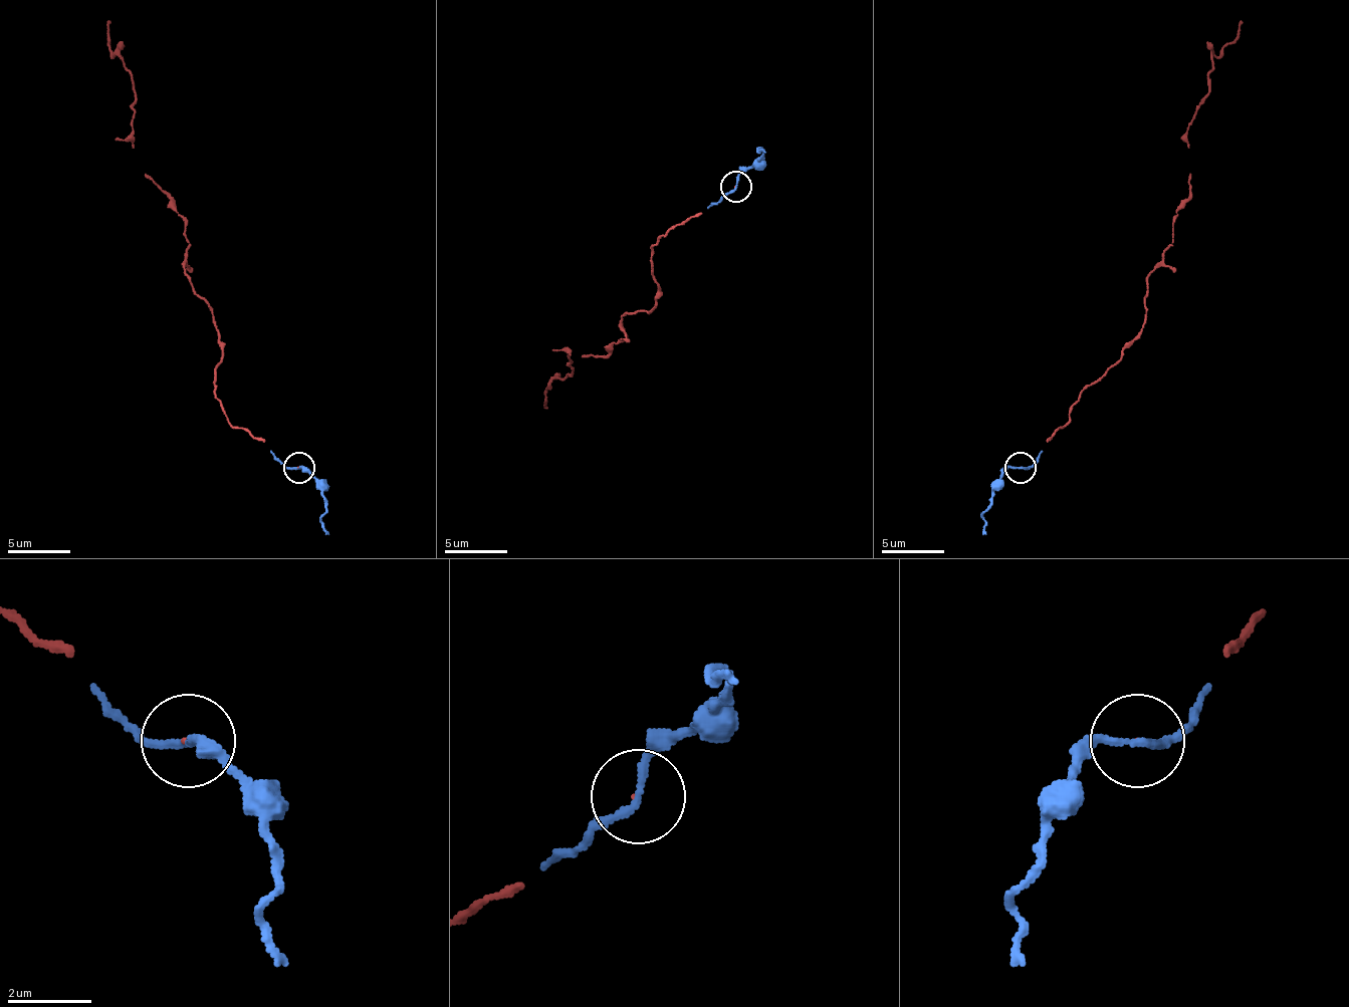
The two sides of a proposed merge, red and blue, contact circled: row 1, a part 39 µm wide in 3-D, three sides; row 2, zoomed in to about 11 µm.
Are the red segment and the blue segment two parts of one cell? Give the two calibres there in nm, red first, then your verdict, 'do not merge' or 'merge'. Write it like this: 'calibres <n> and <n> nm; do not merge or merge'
calibres 30 and 160 nm; merge

